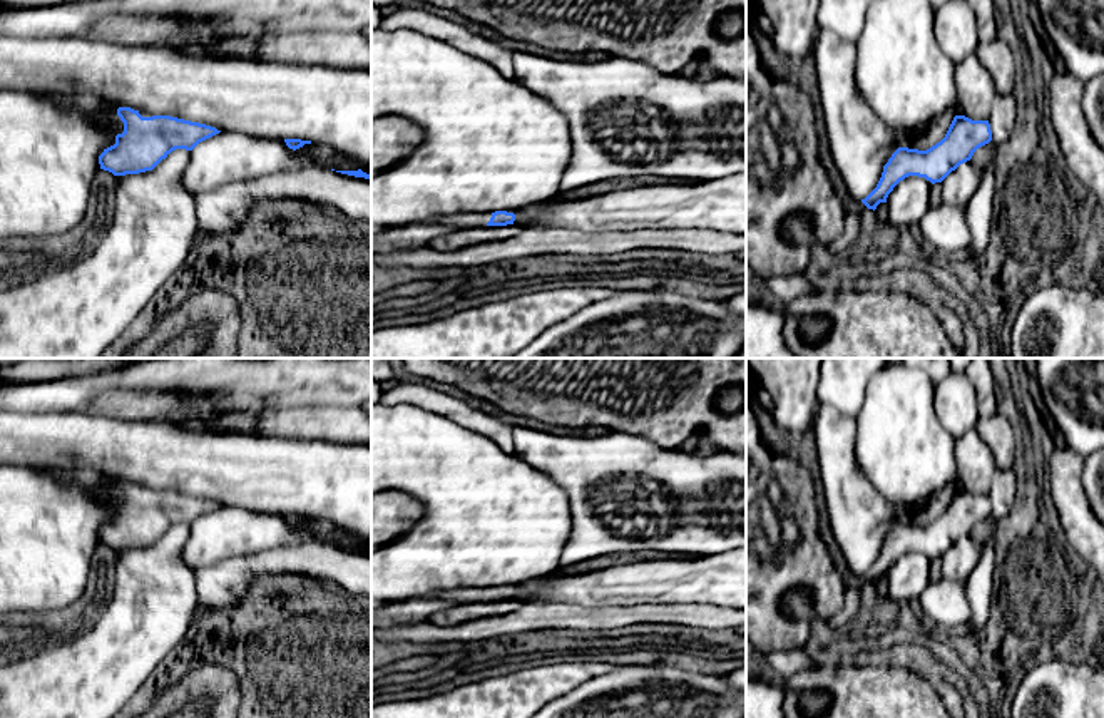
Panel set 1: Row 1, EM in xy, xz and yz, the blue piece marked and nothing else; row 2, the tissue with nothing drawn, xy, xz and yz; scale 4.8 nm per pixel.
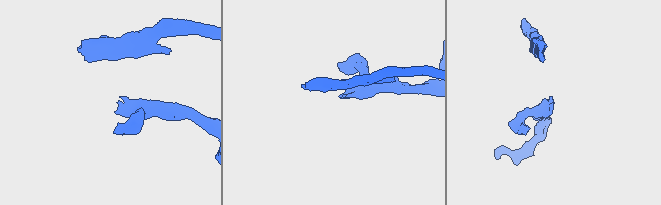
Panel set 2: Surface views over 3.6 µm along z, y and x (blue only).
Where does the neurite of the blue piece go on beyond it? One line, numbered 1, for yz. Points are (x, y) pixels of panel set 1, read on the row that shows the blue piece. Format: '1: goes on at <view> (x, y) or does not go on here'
1: does not go on here

